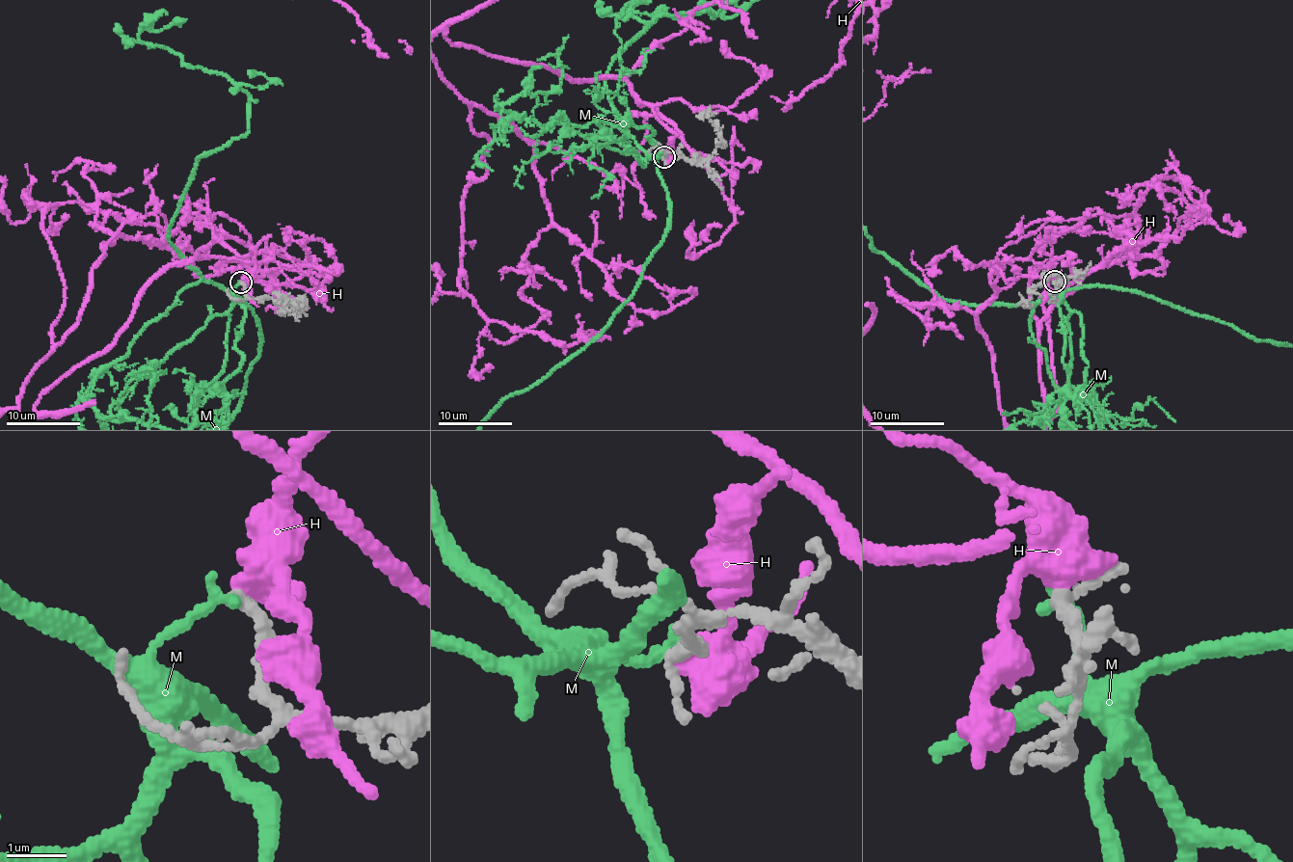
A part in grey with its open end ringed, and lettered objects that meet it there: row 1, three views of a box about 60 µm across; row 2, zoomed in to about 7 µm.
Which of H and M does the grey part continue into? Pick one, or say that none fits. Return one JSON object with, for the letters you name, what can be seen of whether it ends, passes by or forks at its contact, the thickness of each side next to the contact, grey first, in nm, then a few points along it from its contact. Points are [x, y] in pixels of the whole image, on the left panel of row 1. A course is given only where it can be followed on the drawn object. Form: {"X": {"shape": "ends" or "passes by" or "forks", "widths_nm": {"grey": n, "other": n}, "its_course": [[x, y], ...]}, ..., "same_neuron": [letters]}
{"same_neuron": []}

